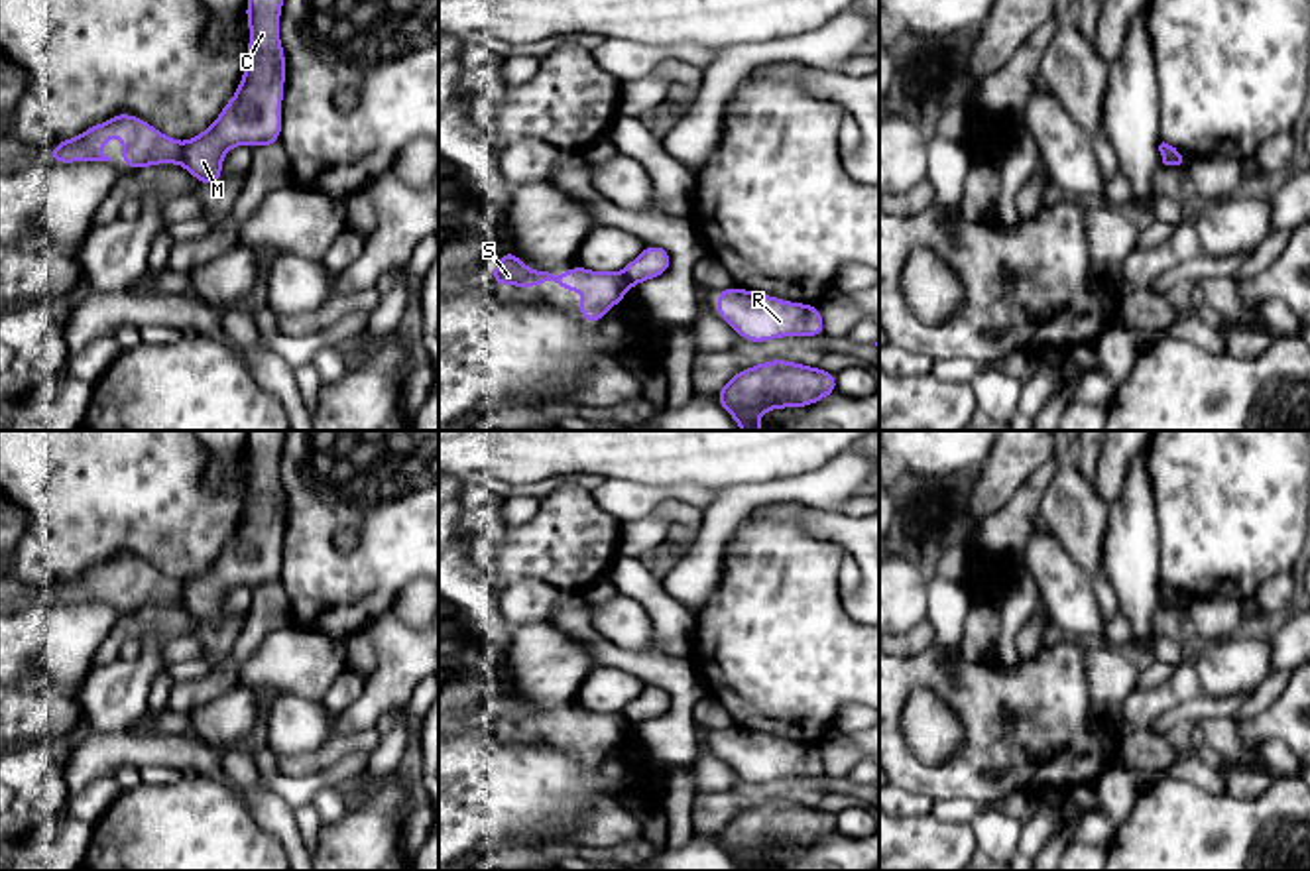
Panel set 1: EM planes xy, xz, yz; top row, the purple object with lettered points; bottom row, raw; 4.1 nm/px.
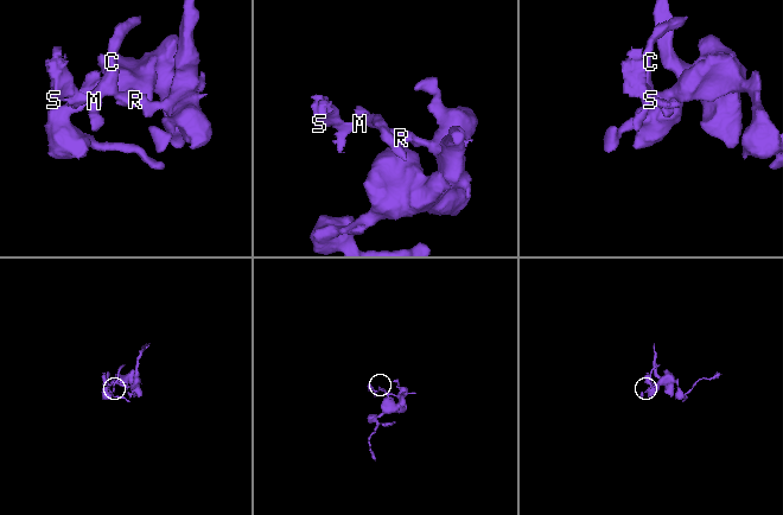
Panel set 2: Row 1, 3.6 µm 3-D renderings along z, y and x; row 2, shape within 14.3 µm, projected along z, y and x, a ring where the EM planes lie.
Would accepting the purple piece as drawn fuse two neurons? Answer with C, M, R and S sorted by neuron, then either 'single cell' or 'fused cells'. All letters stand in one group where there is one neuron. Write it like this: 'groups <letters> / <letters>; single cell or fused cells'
groups C M R / S; fused cells

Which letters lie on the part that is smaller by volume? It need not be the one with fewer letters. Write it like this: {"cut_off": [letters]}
{"cut_off": ["S"]}

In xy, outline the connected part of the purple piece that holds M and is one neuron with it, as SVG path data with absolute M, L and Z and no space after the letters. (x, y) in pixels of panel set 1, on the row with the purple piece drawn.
M248 0L248 59L236 94L212 126L183 144L181 165L203 189L224 177L222 157L234 145L277 145L285 85L285 51L279 41L283 0Z

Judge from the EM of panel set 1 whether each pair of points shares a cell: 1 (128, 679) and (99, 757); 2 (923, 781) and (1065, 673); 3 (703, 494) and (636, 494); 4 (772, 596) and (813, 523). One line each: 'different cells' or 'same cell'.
1: different cells
2: same cell
3: same cell
4: different cells

